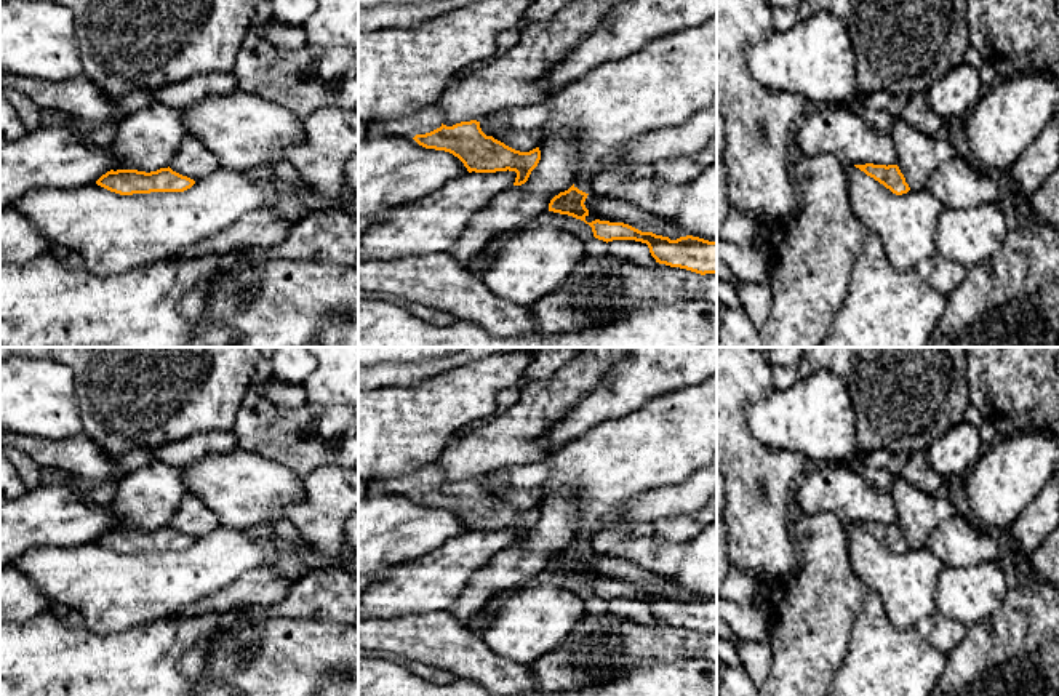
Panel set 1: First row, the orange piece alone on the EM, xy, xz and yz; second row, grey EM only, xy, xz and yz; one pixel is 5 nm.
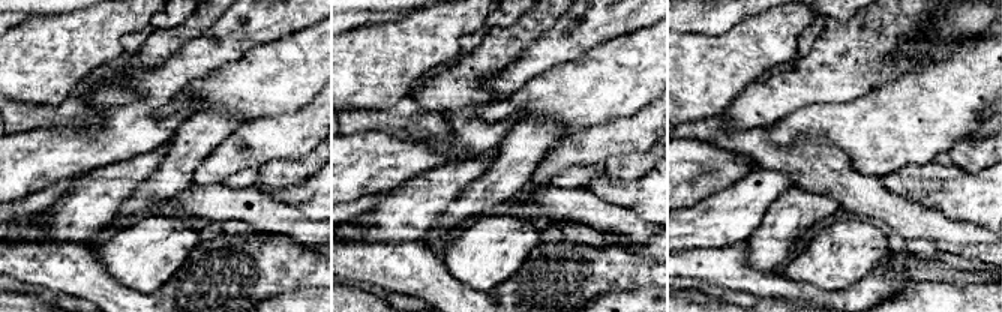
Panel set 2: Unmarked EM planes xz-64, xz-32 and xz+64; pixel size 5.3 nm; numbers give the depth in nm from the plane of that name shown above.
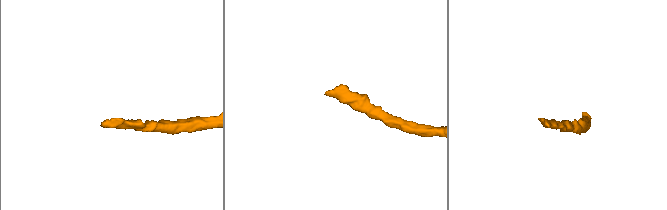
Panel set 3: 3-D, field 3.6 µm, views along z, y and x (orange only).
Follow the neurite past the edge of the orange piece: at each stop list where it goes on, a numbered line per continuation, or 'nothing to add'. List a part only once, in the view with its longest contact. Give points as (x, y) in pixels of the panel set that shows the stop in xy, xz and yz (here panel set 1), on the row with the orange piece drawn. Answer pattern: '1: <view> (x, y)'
1: xz (429, 119)

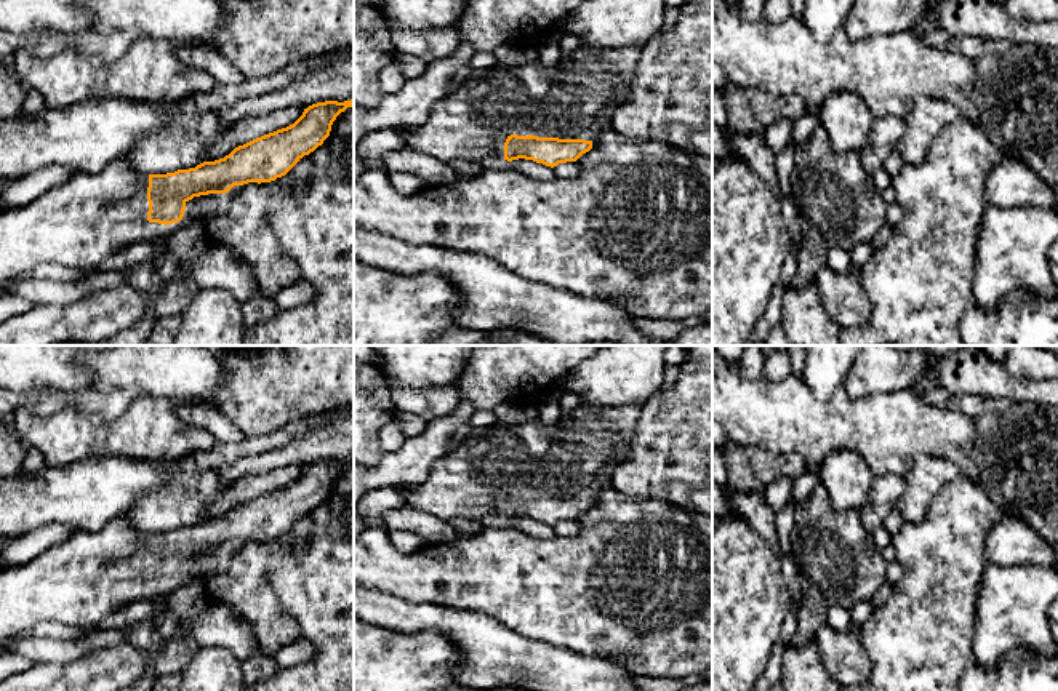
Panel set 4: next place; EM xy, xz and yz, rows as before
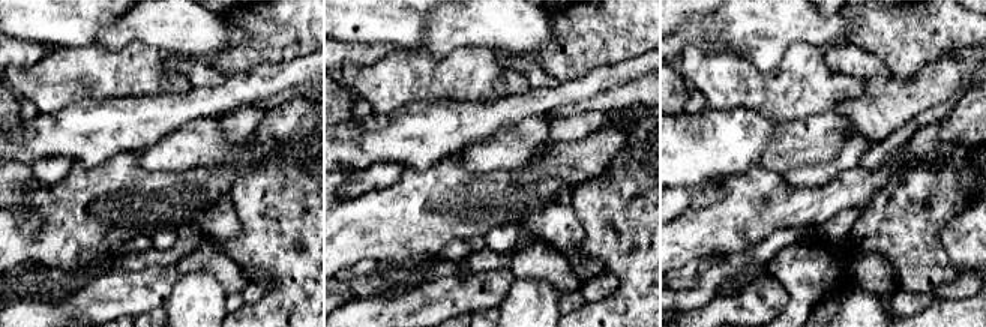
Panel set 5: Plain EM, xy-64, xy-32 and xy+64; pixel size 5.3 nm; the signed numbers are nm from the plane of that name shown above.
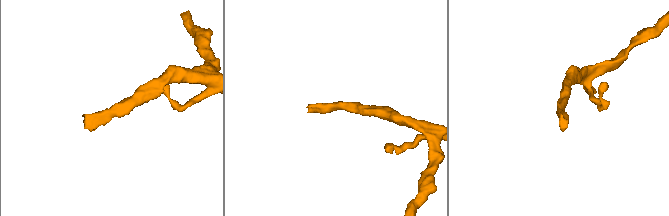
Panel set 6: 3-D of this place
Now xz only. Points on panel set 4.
1: xz (575, 99)

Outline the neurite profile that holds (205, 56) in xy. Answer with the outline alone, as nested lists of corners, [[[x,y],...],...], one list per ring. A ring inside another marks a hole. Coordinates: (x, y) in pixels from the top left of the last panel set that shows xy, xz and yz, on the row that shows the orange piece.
[[[176,45],[181,62],[208,72],[218,83],[240,83],[245,75],[213,45]]]

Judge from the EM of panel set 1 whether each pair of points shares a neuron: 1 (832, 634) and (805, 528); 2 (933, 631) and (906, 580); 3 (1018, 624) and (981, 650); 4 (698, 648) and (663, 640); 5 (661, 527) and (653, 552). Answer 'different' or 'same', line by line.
1: same
2: different
3: same
4: same
5: different

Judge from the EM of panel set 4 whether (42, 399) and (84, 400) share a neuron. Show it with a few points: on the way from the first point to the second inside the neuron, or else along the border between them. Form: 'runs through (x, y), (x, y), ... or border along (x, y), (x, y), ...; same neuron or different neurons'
runs through (52, 399), (74, 399); same neuron

